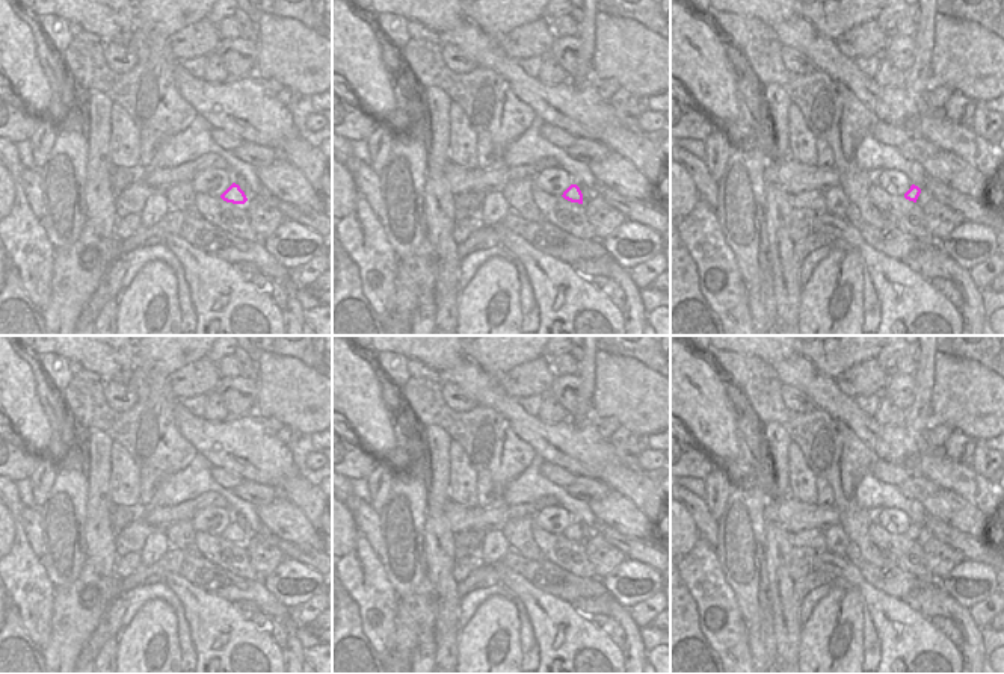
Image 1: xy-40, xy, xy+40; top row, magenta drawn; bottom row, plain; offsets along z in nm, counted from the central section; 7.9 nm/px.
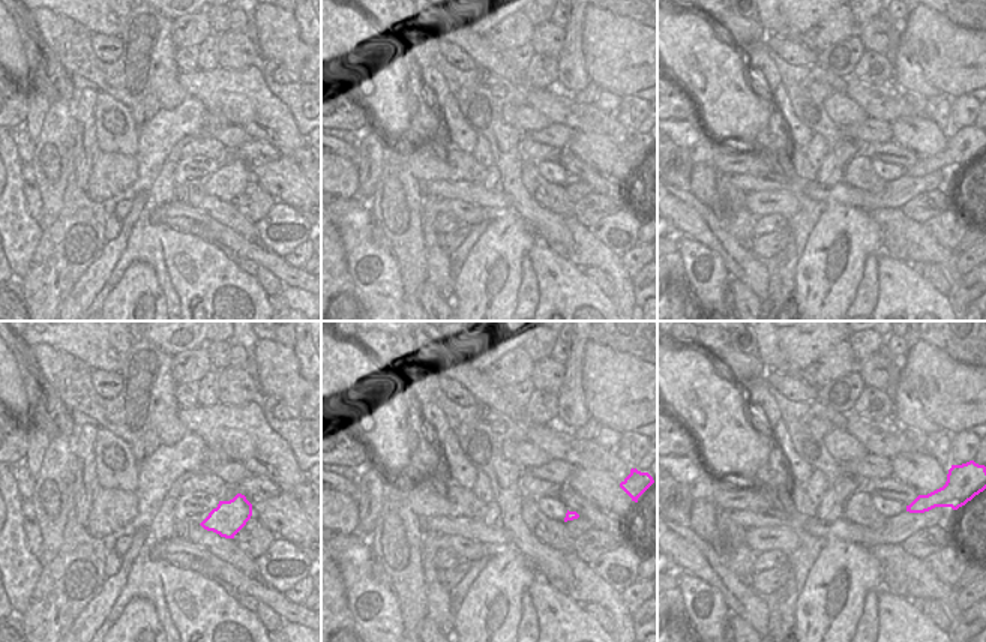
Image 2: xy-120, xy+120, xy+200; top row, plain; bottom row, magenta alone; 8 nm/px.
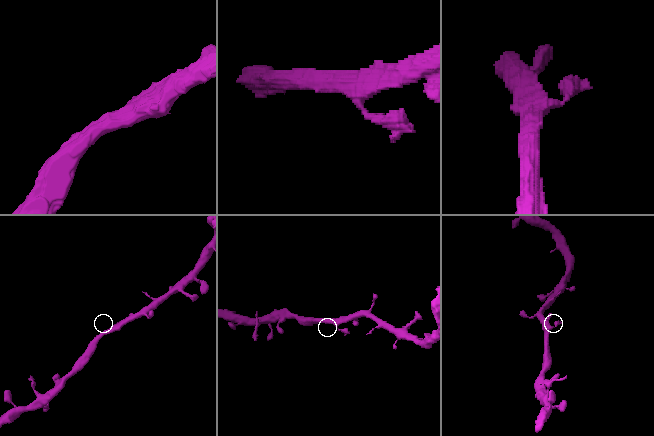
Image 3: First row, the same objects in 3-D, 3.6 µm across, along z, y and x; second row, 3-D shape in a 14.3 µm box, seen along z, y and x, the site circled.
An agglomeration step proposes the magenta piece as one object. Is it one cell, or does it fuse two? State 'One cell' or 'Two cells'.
One cell

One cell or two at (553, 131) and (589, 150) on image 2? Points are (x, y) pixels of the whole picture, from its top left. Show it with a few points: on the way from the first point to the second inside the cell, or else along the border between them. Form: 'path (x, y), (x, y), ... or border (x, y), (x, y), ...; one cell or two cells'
border (575, 131), (565, 146); two cells

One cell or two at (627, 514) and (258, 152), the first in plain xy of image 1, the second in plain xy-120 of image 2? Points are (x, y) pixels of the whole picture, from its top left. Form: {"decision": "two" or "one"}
{"decision": "two"}

